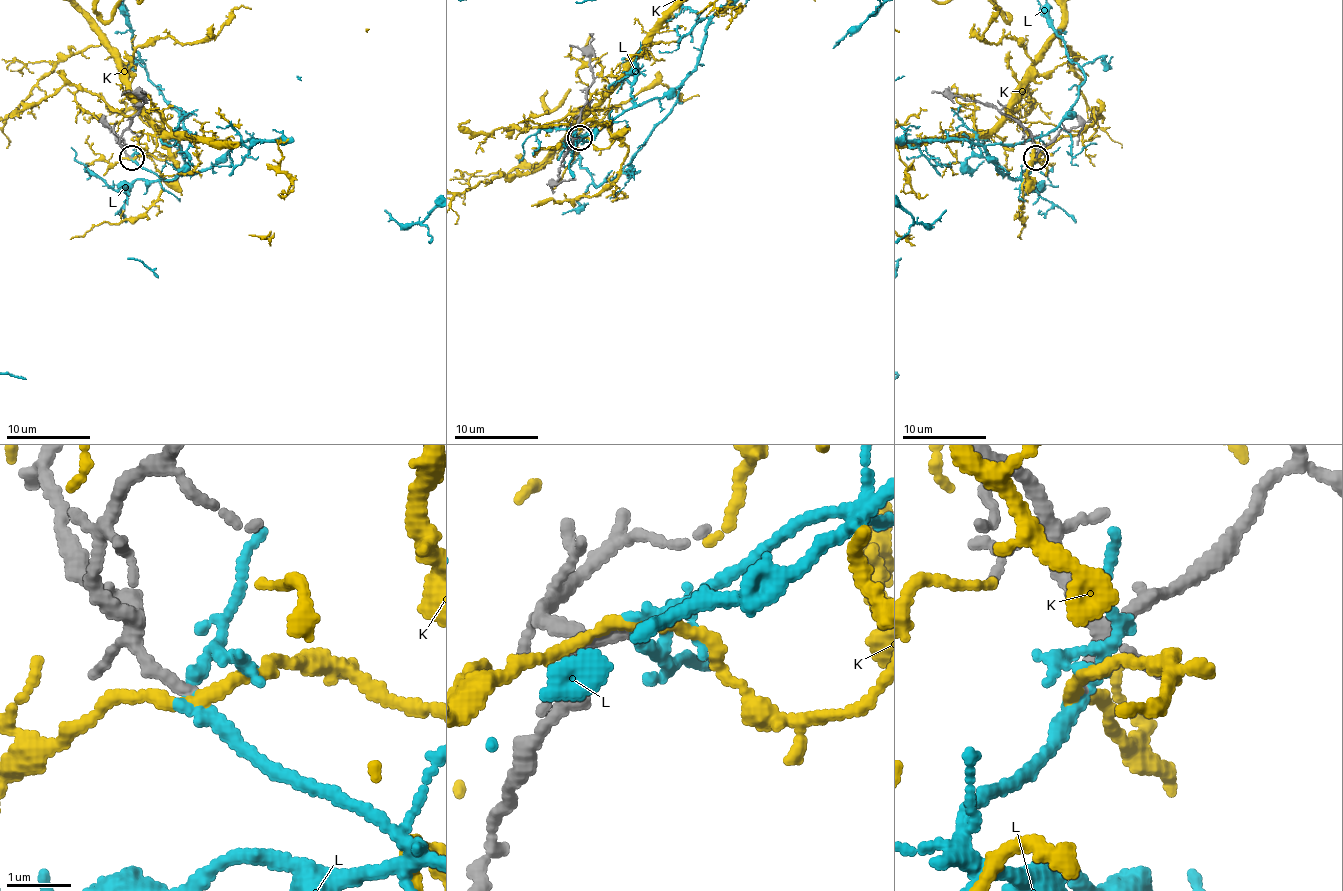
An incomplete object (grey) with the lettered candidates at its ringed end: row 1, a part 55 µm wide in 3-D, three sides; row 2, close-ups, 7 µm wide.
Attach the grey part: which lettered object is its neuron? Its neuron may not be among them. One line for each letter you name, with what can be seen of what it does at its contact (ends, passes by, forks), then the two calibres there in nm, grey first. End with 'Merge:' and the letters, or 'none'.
L: It forks there. Thickness 190 nm (grey) against 170 nm
Merge: L

